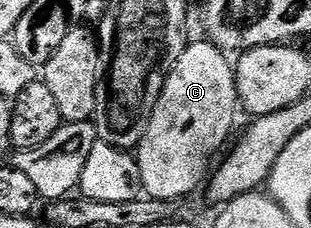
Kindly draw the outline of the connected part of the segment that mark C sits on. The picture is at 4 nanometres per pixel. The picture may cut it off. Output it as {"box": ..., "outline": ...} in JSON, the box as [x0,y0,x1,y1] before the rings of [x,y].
{"box":[135,40,239,202],"outline":[[[208,40],[200,41],[190,41],[183,56],[173,65],[151,112],[147,132],[135,147],[141,189],[150,198],[177,202],[187,197],[201,181],[202,185],[210,169],[209,161],[222,153],[221,145],[225,141],[230,141],[237,110],[239,114],[234,63],[225,59],[228,58],[226,51]]]}

